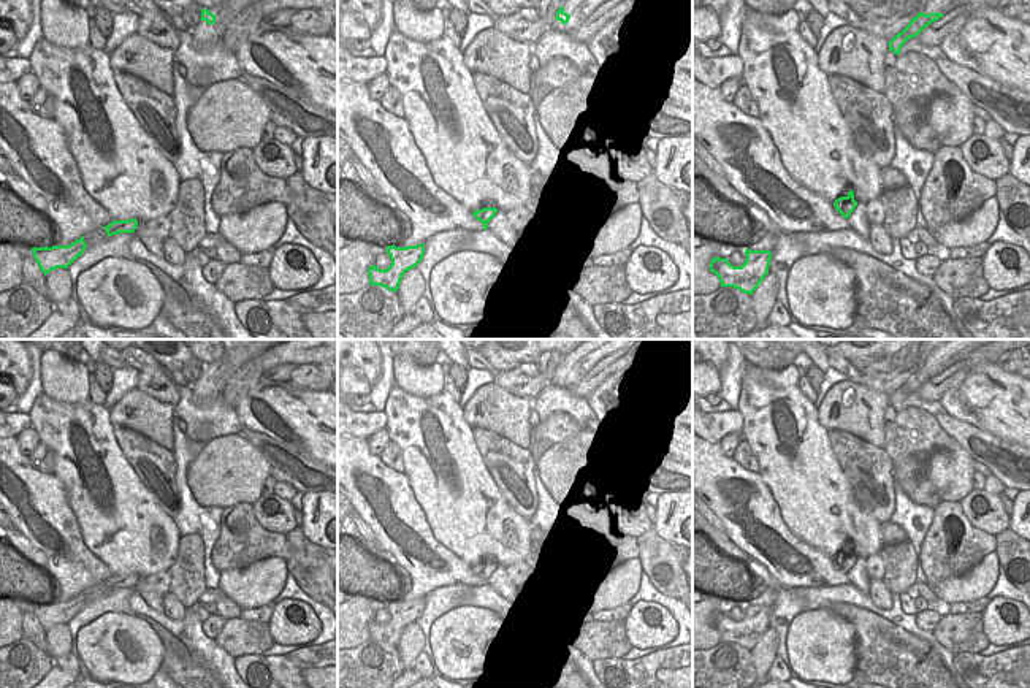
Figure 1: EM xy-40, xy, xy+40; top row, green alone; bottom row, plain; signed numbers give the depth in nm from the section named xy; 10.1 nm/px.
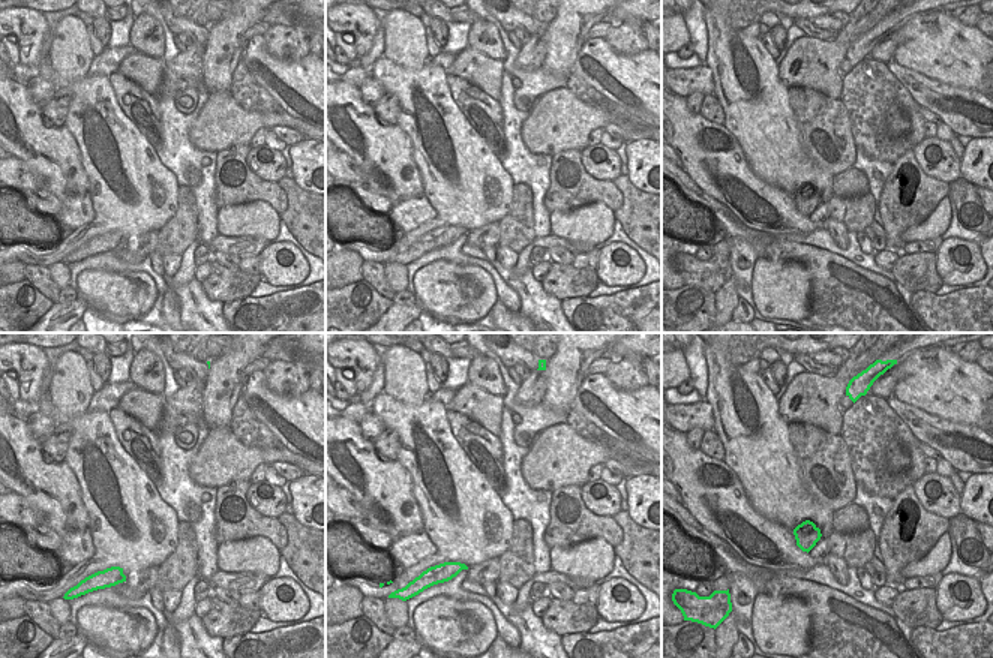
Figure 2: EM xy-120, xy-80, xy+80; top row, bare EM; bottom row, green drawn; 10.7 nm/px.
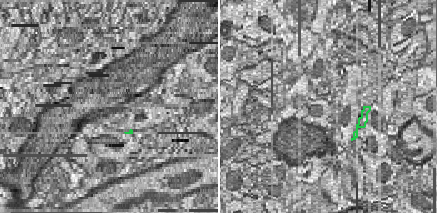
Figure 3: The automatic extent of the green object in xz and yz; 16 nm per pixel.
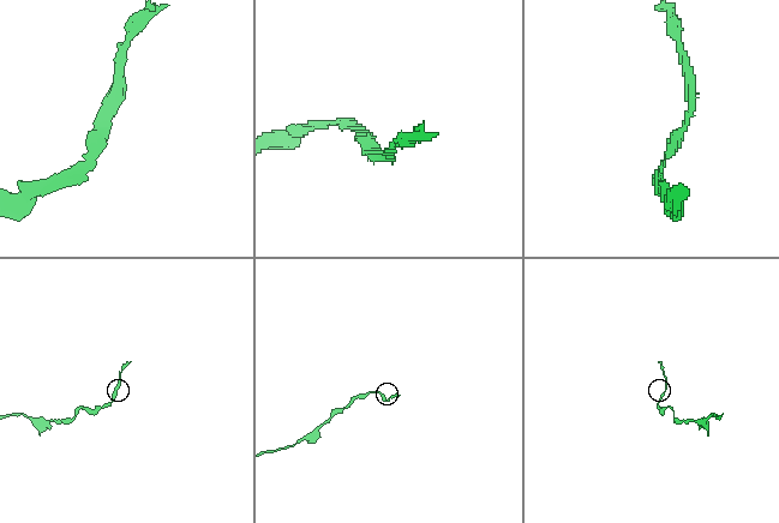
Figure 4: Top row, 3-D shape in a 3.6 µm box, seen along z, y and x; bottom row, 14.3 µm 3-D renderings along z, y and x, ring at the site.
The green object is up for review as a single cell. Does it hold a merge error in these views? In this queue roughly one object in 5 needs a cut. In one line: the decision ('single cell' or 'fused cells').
single cell

